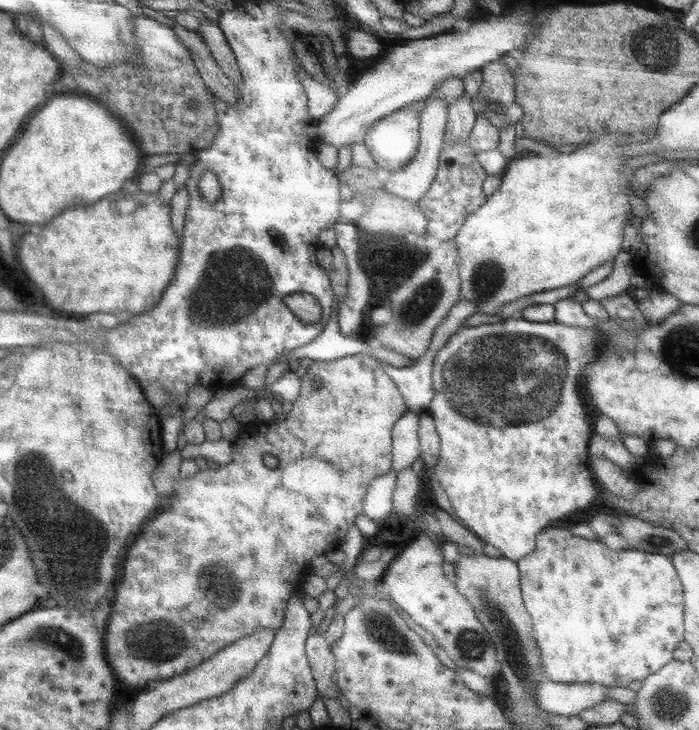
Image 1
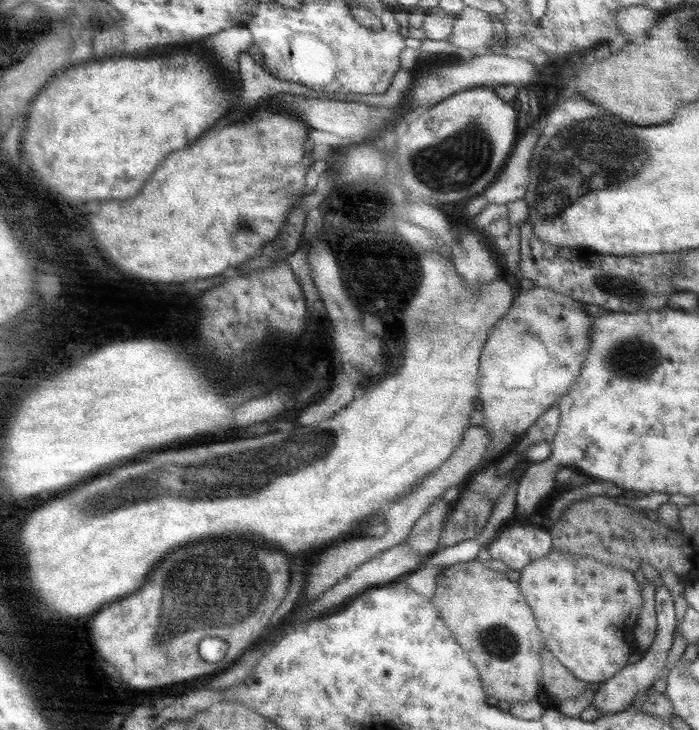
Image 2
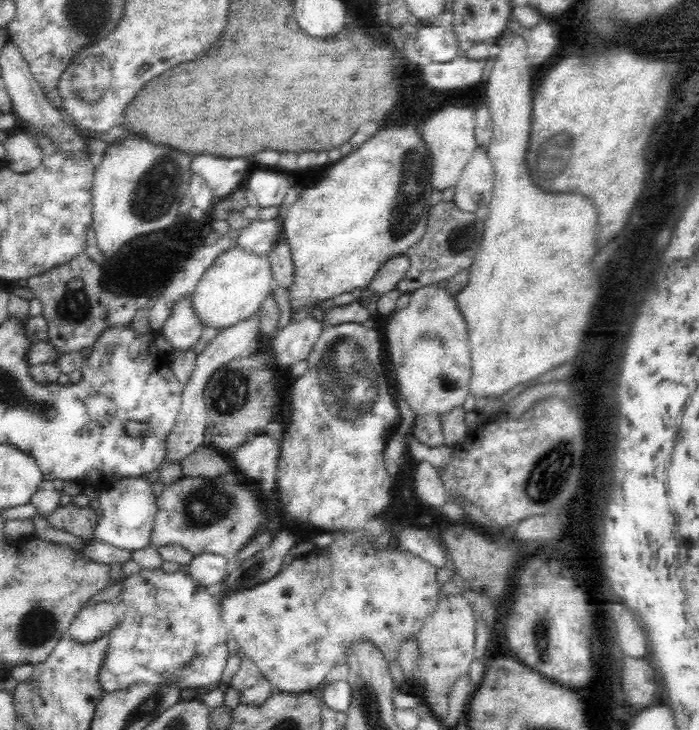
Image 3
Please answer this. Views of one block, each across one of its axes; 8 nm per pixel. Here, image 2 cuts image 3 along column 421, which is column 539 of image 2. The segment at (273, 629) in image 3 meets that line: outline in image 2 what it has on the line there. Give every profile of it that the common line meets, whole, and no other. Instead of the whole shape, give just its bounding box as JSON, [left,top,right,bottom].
[518,550,642,683]

